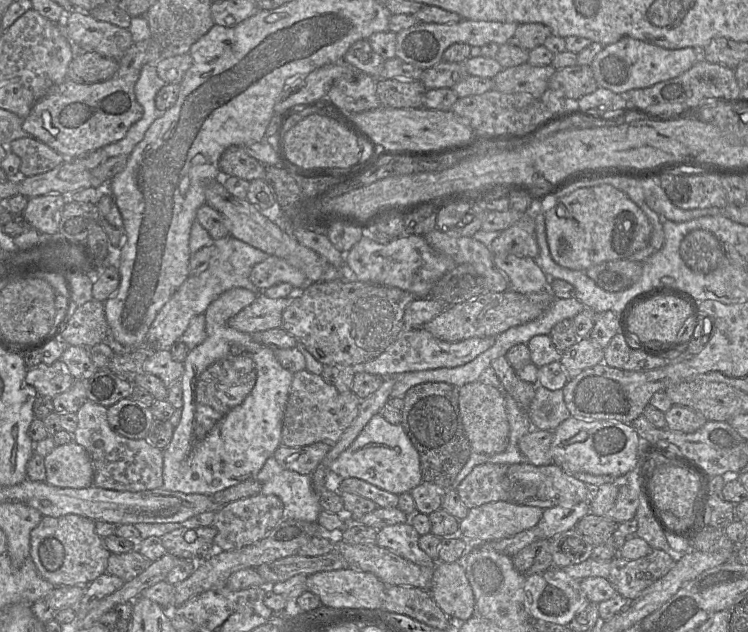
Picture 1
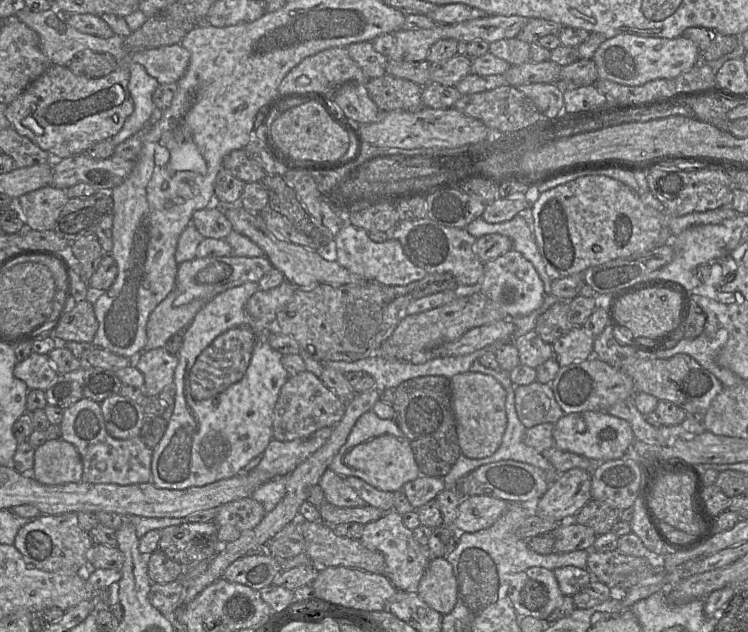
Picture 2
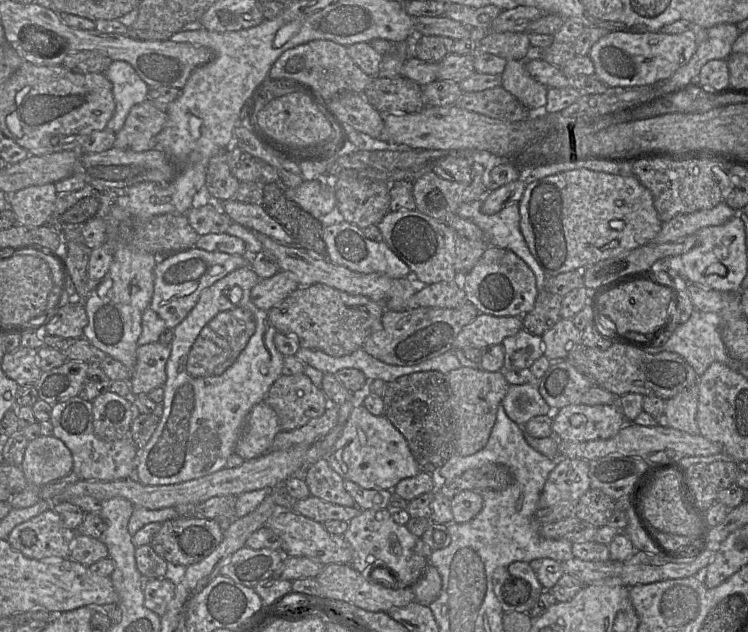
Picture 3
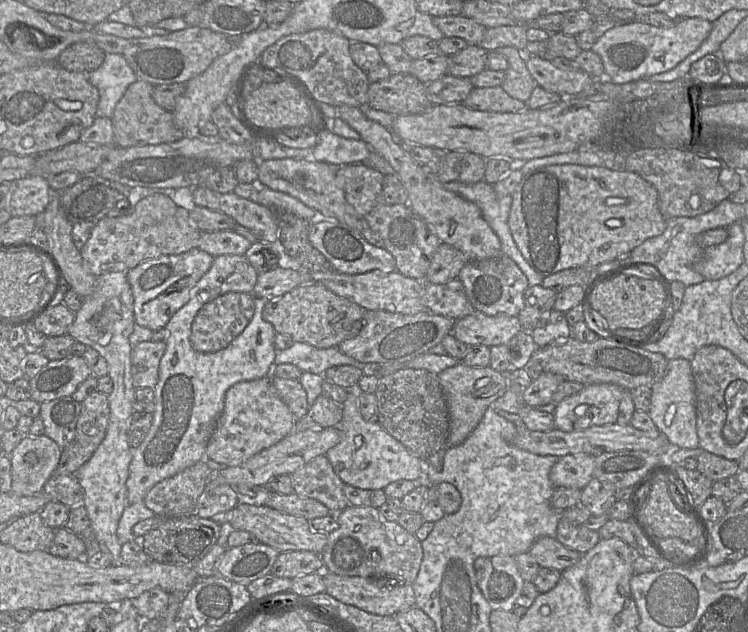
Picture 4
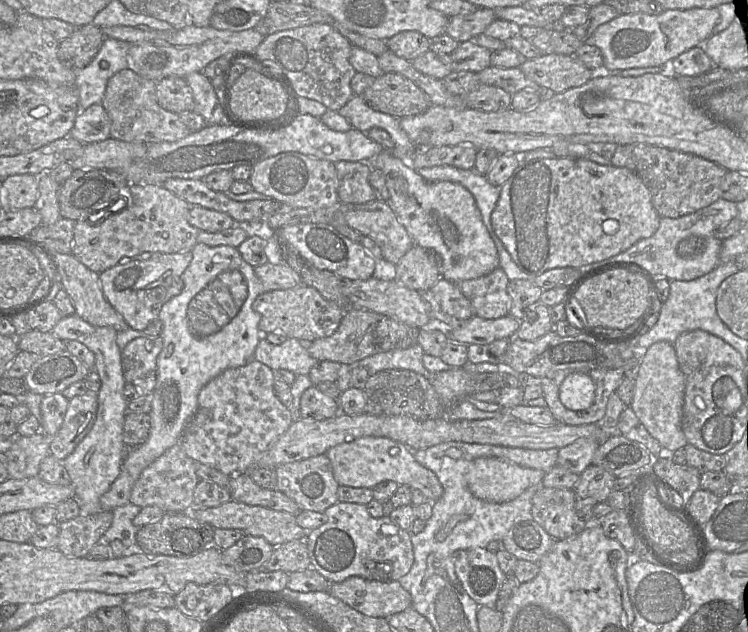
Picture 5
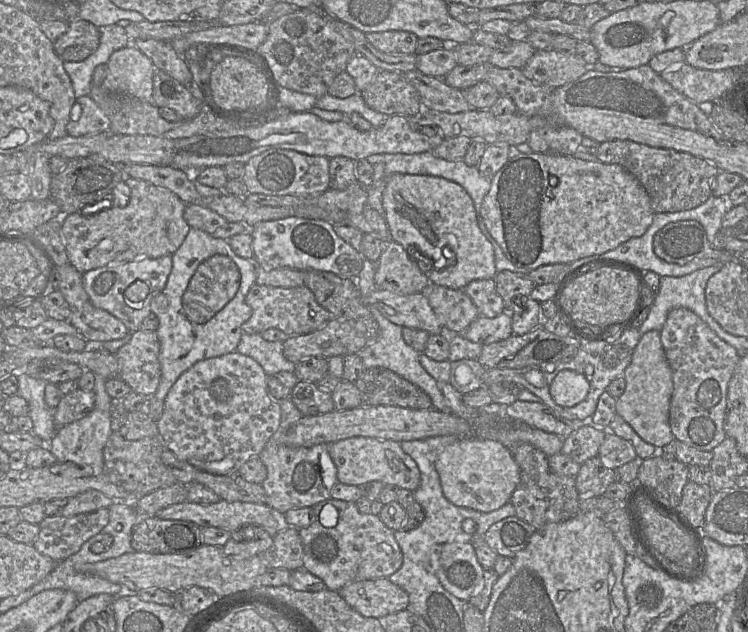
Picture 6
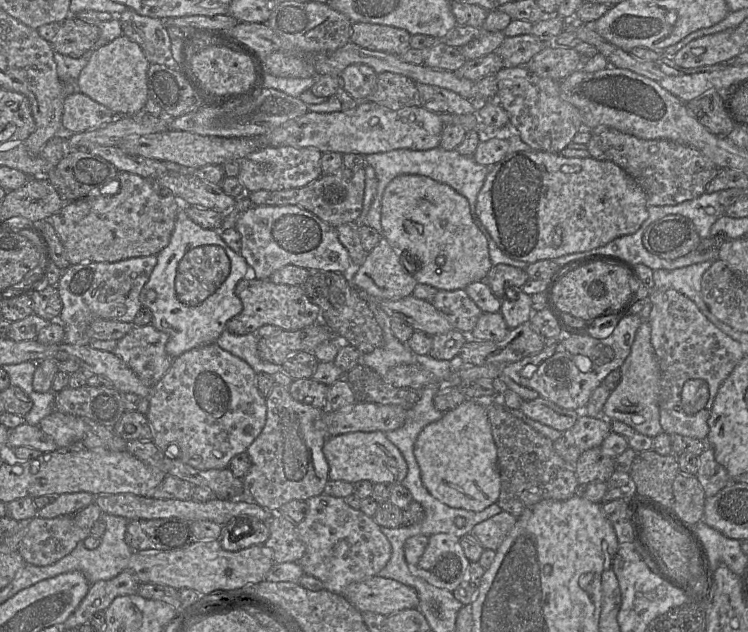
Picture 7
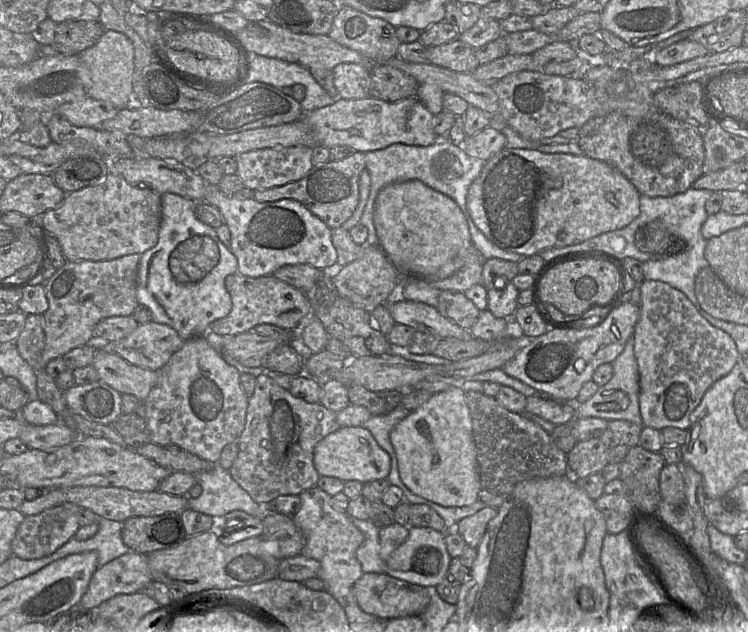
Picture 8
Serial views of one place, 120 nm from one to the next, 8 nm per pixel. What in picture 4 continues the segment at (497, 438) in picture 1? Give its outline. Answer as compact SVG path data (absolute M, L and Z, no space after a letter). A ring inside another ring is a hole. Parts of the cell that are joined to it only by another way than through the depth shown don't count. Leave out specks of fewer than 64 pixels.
M460 362L438 374L449 411L450 432L447 449L463 443L477 427L485 411L509 388L509 380L501 372L487 367L472 367Z

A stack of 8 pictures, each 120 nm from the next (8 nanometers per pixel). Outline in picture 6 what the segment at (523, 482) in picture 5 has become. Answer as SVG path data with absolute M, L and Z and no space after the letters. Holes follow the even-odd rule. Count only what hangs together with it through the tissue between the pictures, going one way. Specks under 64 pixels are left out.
M475 436L460 438L438 456L435 468L444 496L454 505L489 513L508 502L520 481L520 469L499 441Z

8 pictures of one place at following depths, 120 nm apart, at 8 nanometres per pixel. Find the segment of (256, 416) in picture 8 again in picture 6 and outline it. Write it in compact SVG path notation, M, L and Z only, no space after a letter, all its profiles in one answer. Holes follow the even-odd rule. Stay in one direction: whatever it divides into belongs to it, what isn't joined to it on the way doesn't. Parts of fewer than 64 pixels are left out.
M290 396L284 397L279 403L281 407L279 428L258 456L267 468L267 477L261 484L266 494L265 503L285 513L293 508L315 506L331 498L331 490L338 479L337 468L328 452L327 443L311 447L292 447L282 443L283 435L303 417L303 414Z

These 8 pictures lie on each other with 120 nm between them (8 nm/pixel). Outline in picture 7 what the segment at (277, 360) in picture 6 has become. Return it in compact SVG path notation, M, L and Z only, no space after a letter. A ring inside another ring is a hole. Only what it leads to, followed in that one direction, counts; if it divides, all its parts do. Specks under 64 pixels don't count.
M225 330L216 340L216 344L246 361L256 373L274 375L283 371L281 365L263 361L259 357L258 342L260 338L257 334L237 335Z

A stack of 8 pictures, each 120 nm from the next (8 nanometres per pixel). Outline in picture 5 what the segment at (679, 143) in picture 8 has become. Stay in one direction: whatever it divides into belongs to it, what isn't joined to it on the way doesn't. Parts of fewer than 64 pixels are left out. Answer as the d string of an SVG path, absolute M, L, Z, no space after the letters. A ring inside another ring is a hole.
M633 143L618 146L610 160L611 165L616 167L626 167L636 173L650 190L651 202L658 215L660 217L670 218L677 218L690 214L710 205L720 198L722 180L728 171L719 164L697 155L645 143Z

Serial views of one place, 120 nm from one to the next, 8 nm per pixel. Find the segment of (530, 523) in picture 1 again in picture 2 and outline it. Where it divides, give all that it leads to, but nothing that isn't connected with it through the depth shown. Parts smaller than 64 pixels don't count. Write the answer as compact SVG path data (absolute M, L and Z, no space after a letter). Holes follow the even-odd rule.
M472 495L458 505L454 529L474 533L491 527L509 508L510 502L486 495Z

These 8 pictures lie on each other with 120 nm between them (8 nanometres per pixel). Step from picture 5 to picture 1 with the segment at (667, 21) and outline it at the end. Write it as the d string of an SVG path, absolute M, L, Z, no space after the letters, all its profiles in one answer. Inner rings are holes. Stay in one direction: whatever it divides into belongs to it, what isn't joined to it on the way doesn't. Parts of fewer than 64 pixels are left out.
M623 37L606 45L594 58L591 68L599 87L617 94L653 86L676 78L689 70L701 58L701 50L695 47L667 49L632 37Z

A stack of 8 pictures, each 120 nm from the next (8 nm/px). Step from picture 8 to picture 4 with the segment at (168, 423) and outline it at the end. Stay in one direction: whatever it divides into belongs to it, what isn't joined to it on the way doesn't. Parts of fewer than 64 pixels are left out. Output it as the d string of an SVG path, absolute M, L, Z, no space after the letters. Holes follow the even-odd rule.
M272 374L240 381L226 392L224 408L208 441L205 459L221 467L239 466L294 431L296 420L272 384Z

